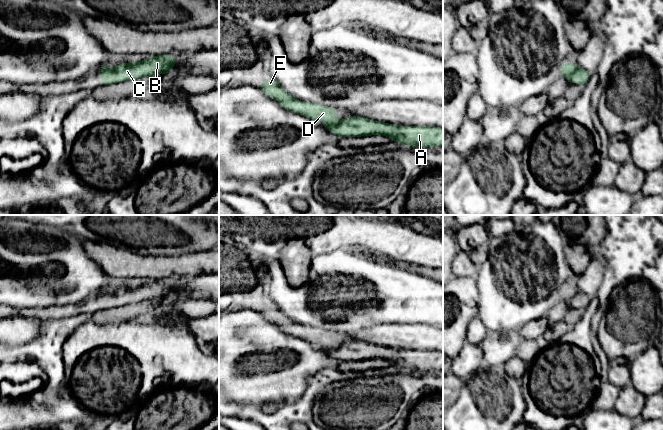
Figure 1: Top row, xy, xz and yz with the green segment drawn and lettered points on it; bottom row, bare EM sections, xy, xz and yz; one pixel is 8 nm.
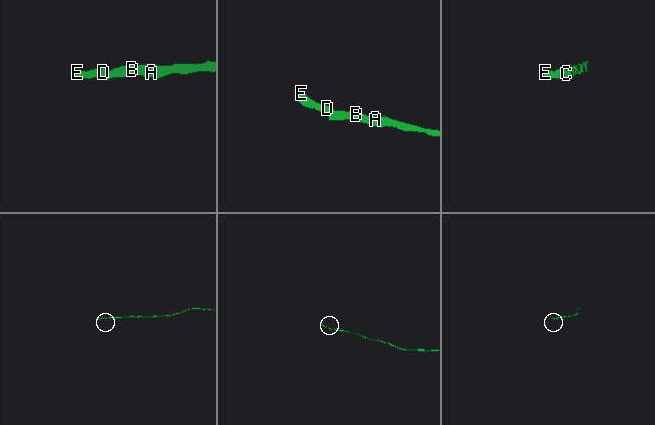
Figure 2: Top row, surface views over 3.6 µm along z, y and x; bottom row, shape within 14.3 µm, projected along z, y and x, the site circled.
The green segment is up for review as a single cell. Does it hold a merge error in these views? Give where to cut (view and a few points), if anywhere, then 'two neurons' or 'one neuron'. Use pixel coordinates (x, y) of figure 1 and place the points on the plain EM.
cut yz (577, 292), (569, 303); two neurons

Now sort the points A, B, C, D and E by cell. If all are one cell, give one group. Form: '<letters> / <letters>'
A B C / D E

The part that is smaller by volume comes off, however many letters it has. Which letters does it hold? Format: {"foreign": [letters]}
{"foreign": ["D", "E"]}

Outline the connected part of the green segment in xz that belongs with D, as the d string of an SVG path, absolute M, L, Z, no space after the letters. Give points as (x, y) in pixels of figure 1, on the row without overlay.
M274 302L265 303L258 311L266 320L277 324L287 334L301 338L311 344L319 342L322 349L334 348L337 345L334 332L297 324L285 316Z

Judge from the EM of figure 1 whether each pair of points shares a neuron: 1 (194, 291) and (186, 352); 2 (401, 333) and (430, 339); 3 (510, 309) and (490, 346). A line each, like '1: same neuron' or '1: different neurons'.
1: different neurons
2: same neuron
3: different neurons

